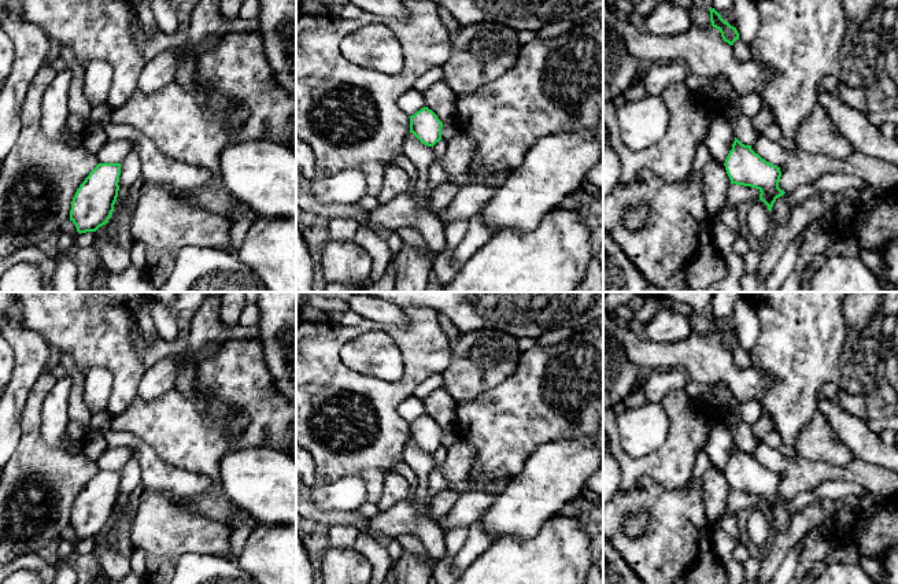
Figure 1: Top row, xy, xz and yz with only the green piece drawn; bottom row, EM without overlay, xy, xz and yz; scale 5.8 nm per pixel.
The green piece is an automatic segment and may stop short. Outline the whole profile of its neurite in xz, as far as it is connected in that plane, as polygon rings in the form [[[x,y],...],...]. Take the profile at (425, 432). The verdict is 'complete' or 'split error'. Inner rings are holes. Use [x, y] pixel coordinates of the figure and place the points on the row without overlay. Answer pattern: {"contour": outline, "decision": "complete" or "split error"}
{"contour": [[[428,414],[421,415],[410,425],[410,440],[422,451],[433,454],[441,447],[443,429]]], "decision": "complete"}

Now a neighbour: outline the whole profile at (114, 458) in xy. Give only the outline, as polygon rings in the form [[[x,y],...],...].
[[[108,447],[96,463],[100,470],[121,470],[130,457],[132,451],[126,447]]]

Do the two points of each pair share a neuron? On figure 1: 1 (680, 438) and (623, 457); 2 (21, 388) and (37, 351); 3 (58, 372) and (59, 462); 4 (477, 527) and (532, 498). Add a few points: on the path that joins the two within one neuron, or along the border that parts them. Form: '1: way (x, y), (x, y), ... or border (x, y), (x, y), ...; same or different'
1: way (666, 453), (654, 465), (638, 465); same
2: way (23, 379), (30, 361); same
3: border (45, 370), (55, 379); different
4: border (480, 520), (484, 531), (492, 540); different

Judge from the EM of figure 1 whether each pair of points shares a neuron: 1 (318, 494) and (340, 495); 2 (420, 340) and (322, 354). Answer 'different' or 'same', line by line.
1: same
2: same

